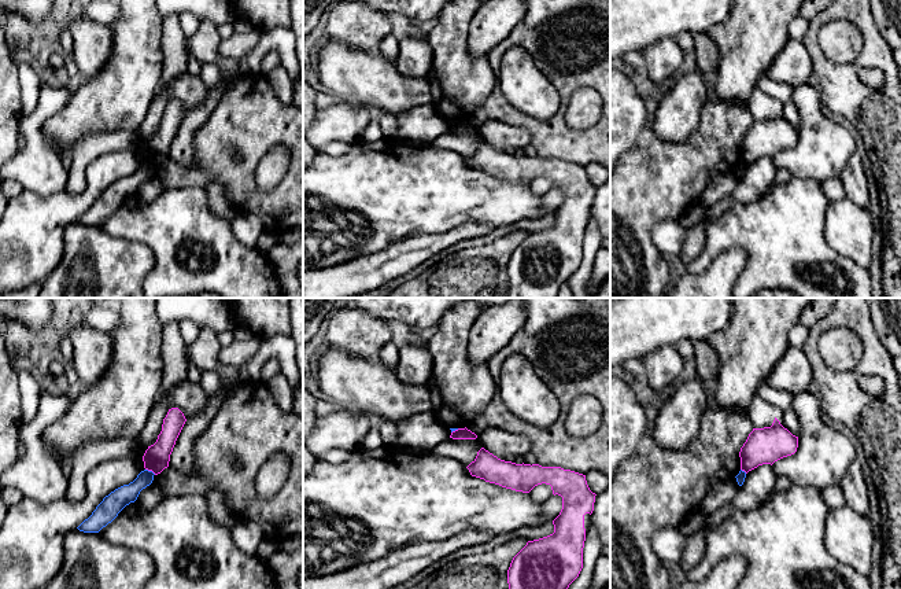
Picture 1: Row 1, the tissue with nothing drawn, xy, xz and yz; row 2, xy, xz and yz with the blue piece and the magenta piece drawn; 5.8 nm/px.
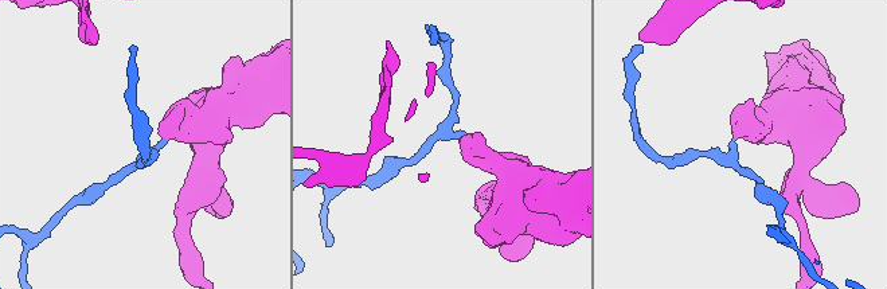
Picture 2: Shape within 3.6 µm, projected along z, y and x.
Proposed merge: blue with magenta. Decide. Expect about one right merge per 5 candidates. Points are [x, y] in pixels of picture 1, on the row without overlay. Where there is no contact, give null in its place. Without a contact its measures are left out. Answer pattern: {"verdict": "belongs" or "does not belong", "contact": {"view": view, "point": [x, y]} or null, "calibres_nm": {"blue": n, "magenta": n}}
{"verdict": "does not belong", "contact": {"view": "xy", "point": [151, 164]}, "calibres_nm": {"blue": 120, "magenta": 150}}

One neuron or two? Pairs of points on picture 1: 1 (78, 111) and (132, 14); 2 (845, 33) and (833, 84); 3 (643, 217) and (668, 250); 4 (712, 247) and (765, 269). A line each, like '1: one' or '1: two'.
1: one
2: two
3: two
4: one

